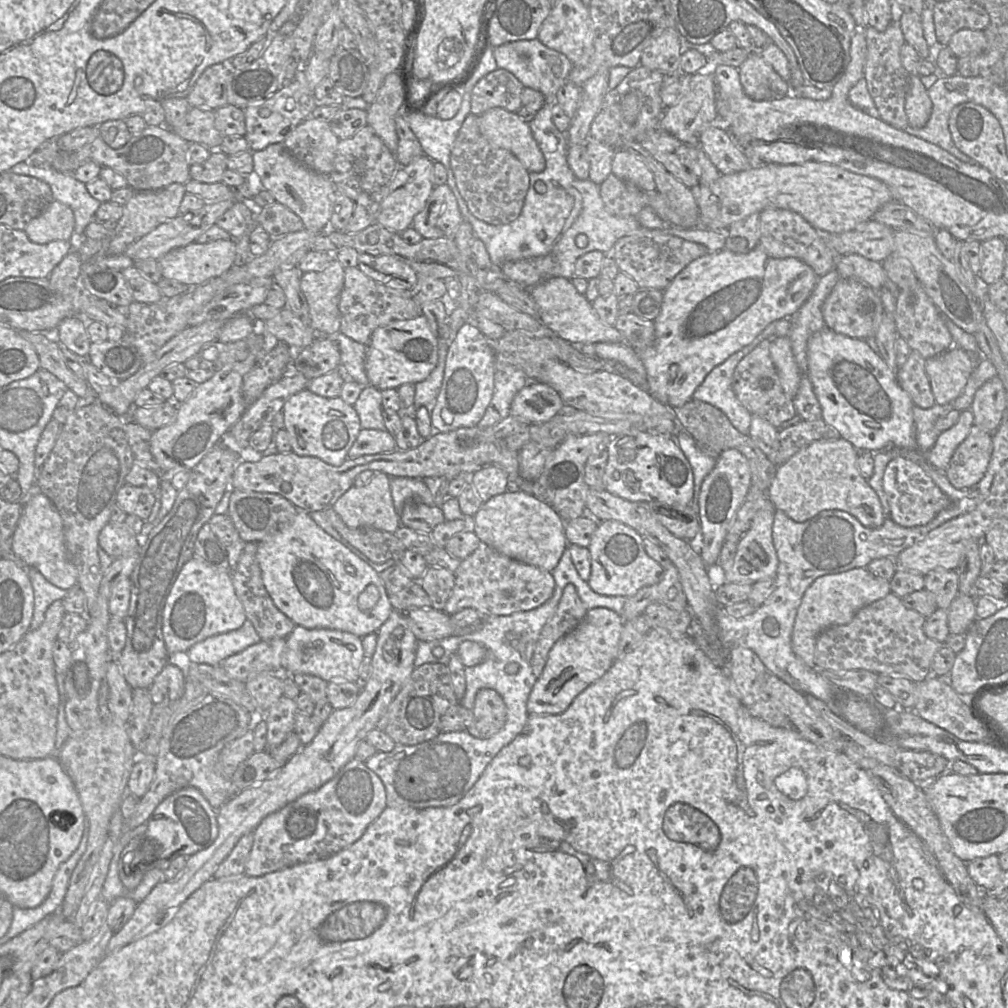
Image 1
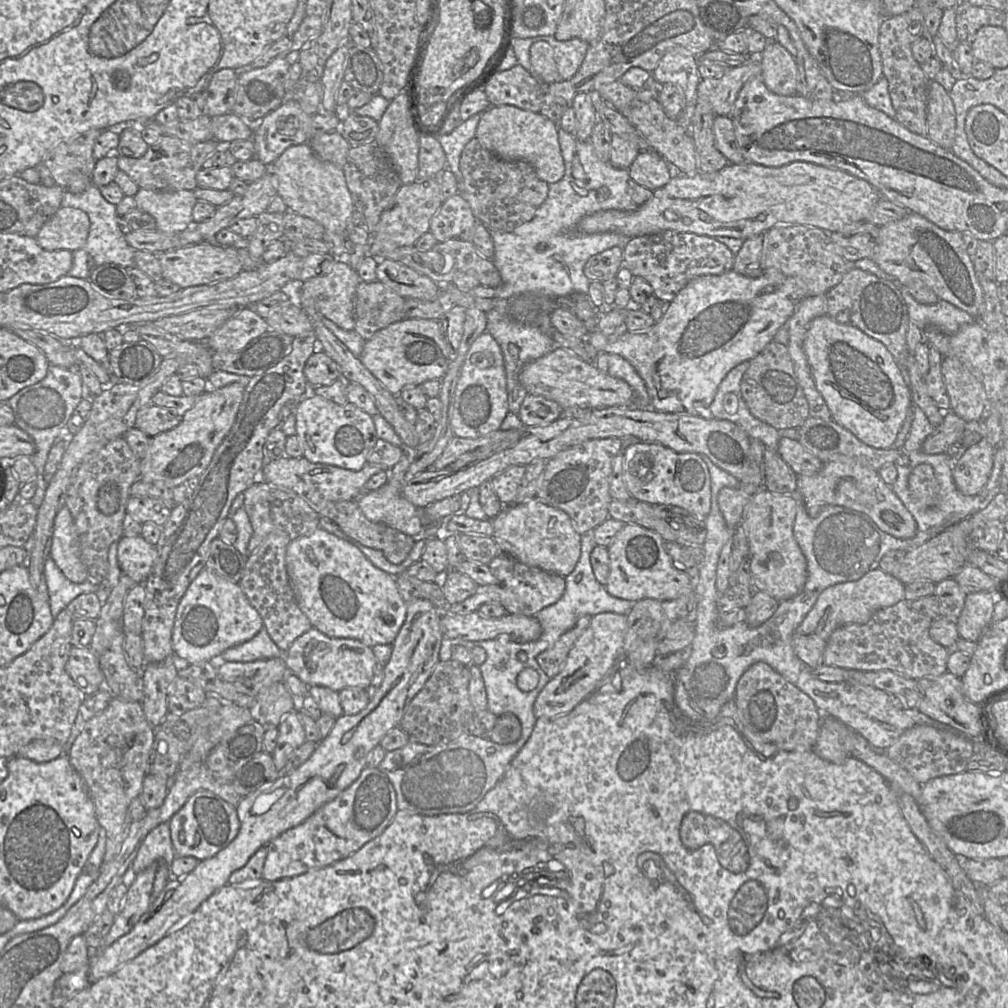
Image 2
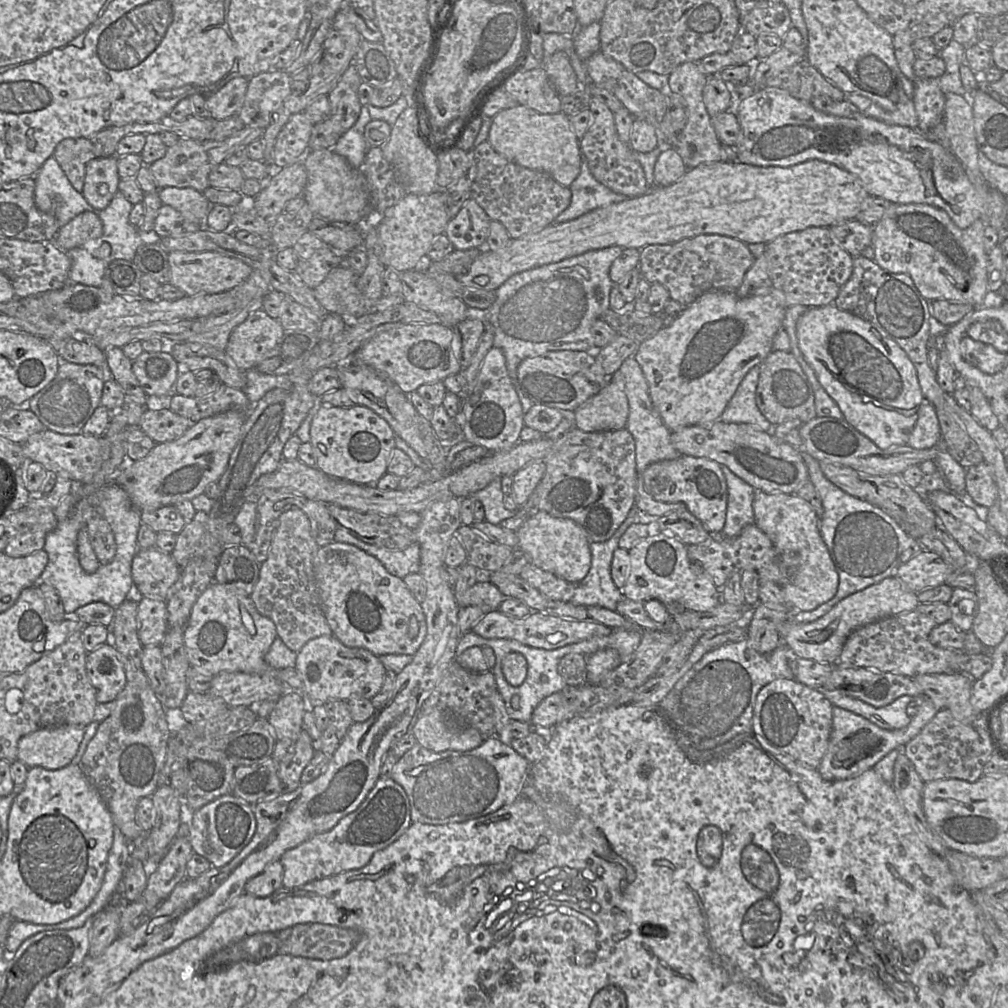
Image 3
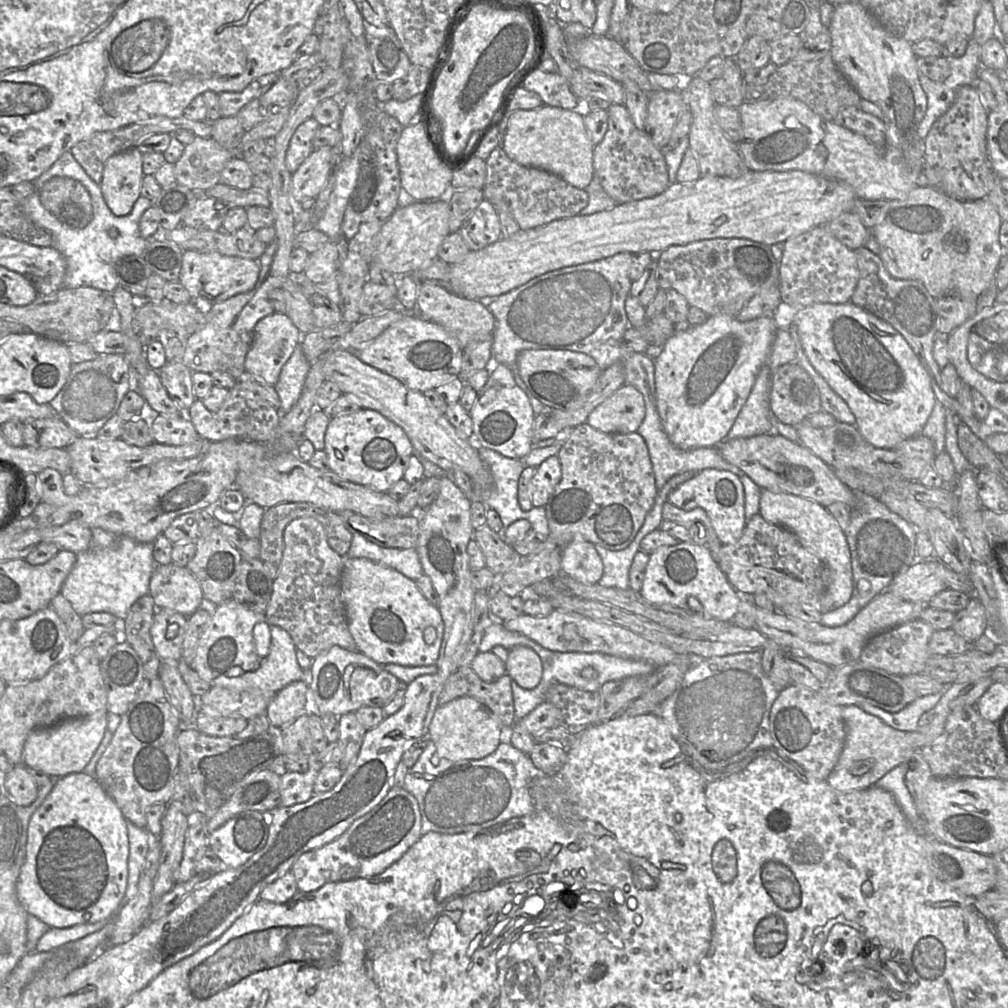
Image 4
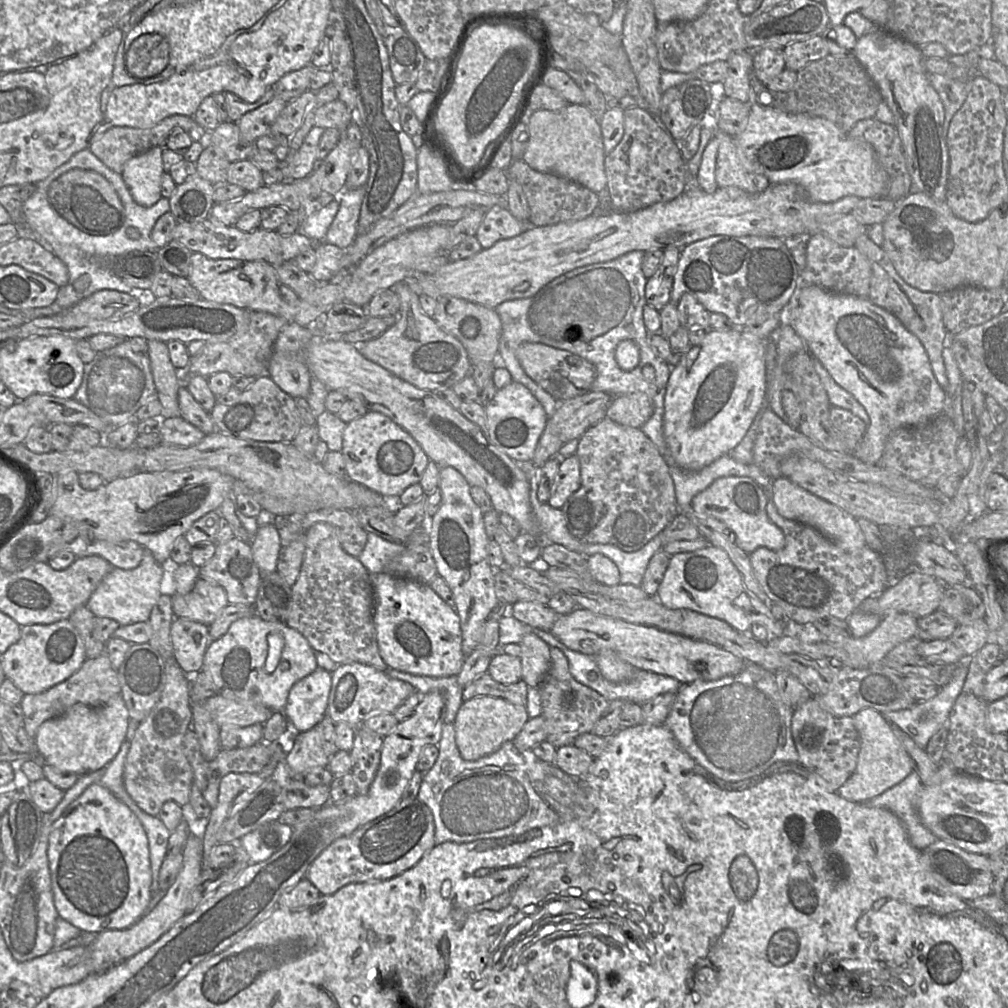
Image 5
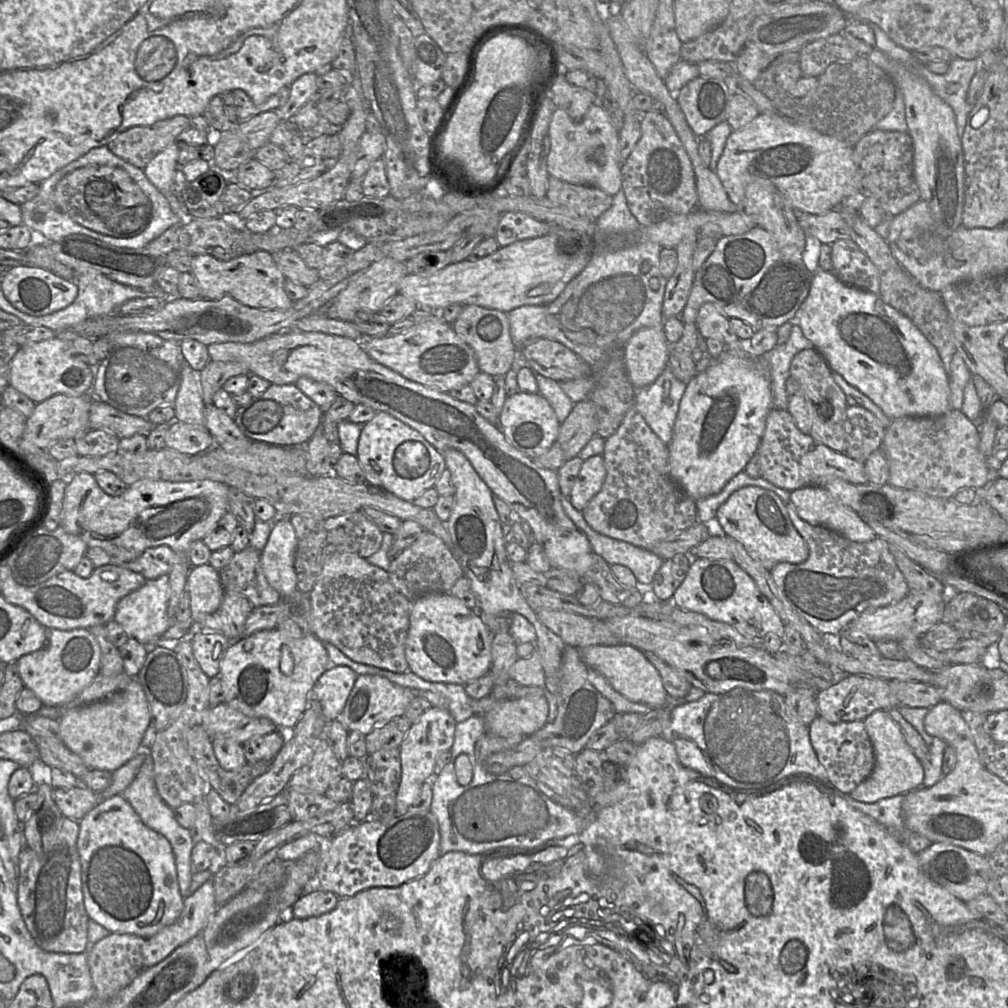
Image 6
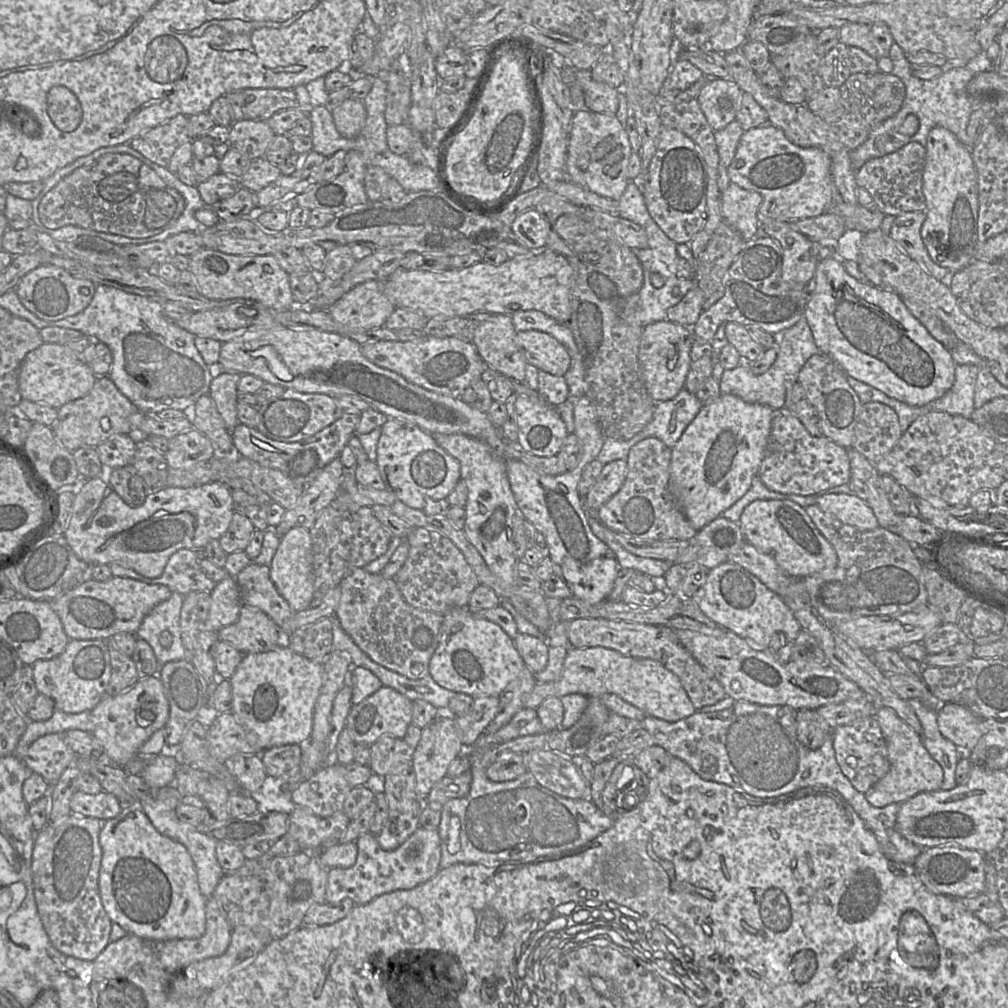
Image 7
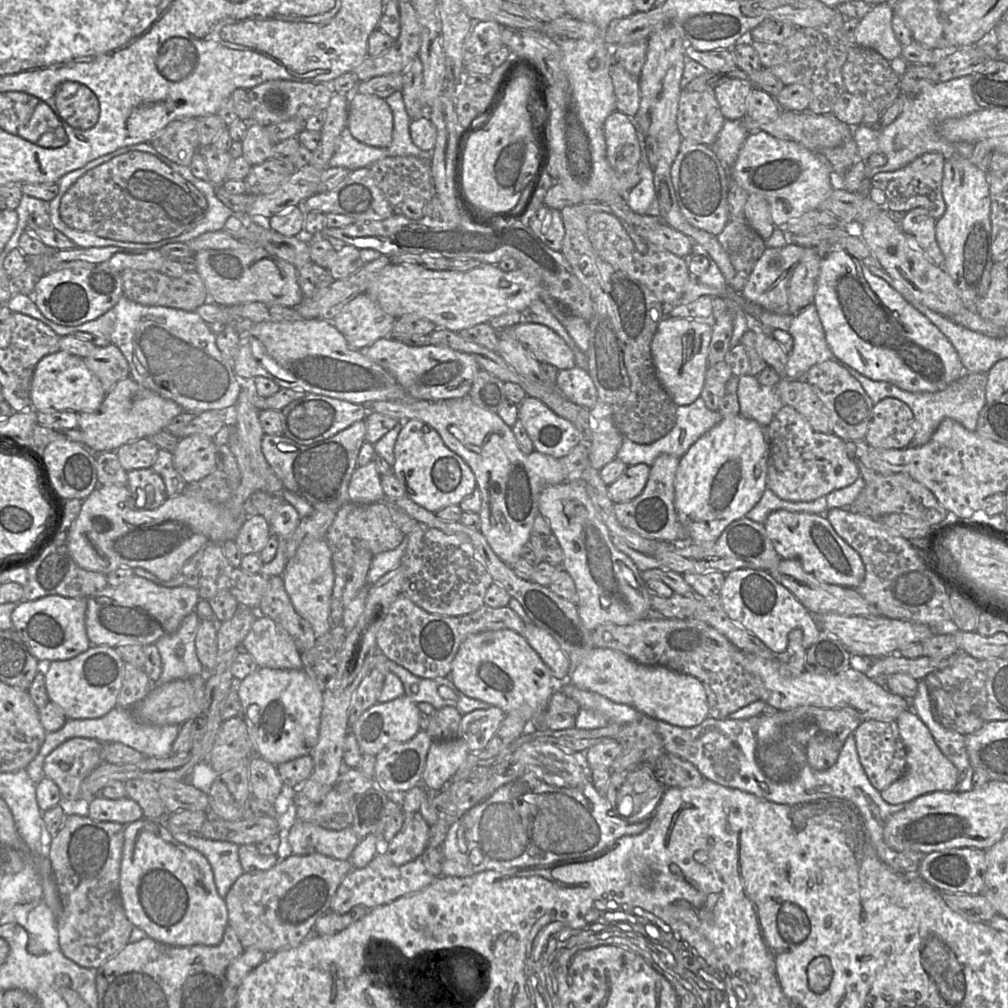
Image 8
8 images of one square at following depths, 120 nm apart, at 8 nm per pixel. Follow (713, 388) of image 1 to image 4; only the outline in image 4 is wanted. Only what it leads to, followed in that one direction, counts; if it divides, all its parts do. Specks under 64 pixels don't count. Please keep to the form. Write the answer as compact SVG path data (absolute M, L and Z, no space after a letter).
M767 362L761 367L753 388L727 436L728 439L775 433L770 420L769 391L770 367Z

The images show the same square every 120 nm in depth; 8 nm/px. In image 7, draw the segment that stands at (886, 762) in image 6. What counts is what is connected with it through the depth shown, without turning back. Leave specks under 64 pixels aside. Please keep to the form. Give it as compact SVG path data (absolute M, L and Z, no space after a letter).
M880 707L875 714L875 719L886 741L890 770L864 794L867 801L874 807L882 808L892 803L902 804L922 792L940 790L944 779L943 769L926 750L921 736L892 708Z

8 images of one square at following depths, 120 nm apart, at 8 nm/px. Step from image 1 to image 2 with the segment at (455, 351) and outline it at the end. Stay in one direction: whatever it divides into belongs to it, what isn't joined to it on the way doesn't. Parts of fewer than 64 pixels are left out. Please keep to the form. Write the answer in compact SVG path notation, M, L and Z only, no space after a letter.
M489 332L481 334L470 346L447 409L455 437L479 438L501 429L509 413L504 358L500 345Z

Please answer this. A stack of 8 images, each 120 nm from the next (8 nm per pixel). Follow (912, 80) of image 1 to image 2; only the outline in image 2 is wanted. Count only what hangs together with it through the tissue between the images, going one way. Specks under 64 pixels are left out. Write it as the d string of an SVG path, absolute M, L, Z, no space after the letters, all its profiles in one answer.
M931 80L927 98L927 138L950 150L955 141L956 112L948 91Z

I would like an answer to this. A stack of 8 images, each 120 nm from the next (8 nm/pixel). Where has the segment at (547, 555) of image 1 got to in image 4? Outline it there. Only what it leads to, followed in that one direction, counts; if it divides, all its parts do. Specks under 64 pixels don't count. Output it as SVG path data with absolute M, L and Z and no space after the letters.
M574 537L561 552L562 575L583 584L598 584L603 575L603 562L594 544Z

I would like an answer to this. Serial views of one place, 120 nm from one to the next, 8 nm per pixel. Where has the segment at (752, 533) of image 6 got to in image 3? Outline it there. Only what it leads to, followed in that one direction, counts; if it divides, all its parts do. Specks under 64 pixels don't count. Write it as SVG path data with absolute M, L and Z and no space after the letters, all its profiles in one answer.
M680 455L673 460L655 462L640 474L644 490L664 503L682 503L712 534L720 534L726 520L728 488L720 465L706 458Z

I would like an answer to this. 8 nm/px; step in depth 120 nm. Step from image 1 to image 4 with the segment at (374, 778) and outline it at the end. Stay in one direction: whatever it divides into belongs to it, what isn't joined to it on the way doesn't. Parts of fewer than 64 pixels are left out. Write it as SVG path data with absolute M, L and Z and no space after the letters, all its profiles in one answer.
M394 786L370 812L355 820L338 838L302 854L291 872L298 892L311 892L330 882L371 877L382 873L414 845L422 832L422 818L416 798L404 788Z

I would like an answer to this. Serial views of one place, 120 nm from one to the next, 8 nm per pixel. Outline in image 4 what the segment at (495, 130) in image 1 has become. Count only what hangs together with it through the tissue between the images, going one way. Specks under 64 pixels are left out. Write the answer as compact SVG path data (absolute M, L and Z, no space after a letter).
M542 105L530 110L507 112L498 124L501 145L510 159L531 168L555 174L572 186L585 189L595 175L594 144L585 127L583 112Z

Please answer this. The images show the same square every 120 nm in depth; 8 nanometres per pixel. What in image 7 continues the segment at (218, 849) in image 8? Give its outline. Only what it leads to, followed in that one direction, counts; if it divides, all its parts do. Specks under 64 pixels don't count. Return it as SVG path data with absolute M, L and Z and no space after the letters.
M167 785L159 788L156 794L150 798L140 798L139 804L153 826L161 834L181 843L187 848L195 865L200 891L206 898L210 898L225 874L216 857L218 840L202 829L197 829L177 817L176 807L181 803L181 800L182 796L177 789L173 785Z

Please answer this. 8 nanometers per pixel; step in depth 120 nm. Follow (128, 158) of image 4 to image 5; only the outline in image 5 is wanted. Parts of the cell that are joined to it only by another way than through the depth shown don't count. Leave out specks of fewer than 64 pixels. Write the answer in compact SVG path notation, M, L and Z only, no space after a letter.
M156 146L133 157L122 168L122 178L133 200L140 206L151 206L162 197L163 151L162 146Z

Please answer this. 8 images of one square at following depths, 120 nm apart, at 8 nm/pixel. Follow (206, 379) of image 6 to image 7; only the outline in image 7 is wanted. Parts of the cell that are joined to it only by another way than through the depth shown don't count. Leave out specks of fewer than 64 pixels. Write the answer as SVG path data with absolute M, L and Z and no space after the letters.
M217 370L210 384L209 395L230 432L239 424L237 384L240 377L236 373Z

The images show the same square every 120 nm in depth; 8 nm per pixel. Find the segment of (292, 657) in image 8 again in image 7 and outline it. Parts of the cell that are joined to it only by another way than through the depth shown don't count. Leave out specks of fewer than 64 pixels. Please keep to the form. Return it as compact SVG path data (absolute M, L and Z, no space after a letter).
M243 604L238 619L217 631L218 638L228 642L243 654L271 651L279 646L289 646L288 635L272 621L262 610Z

